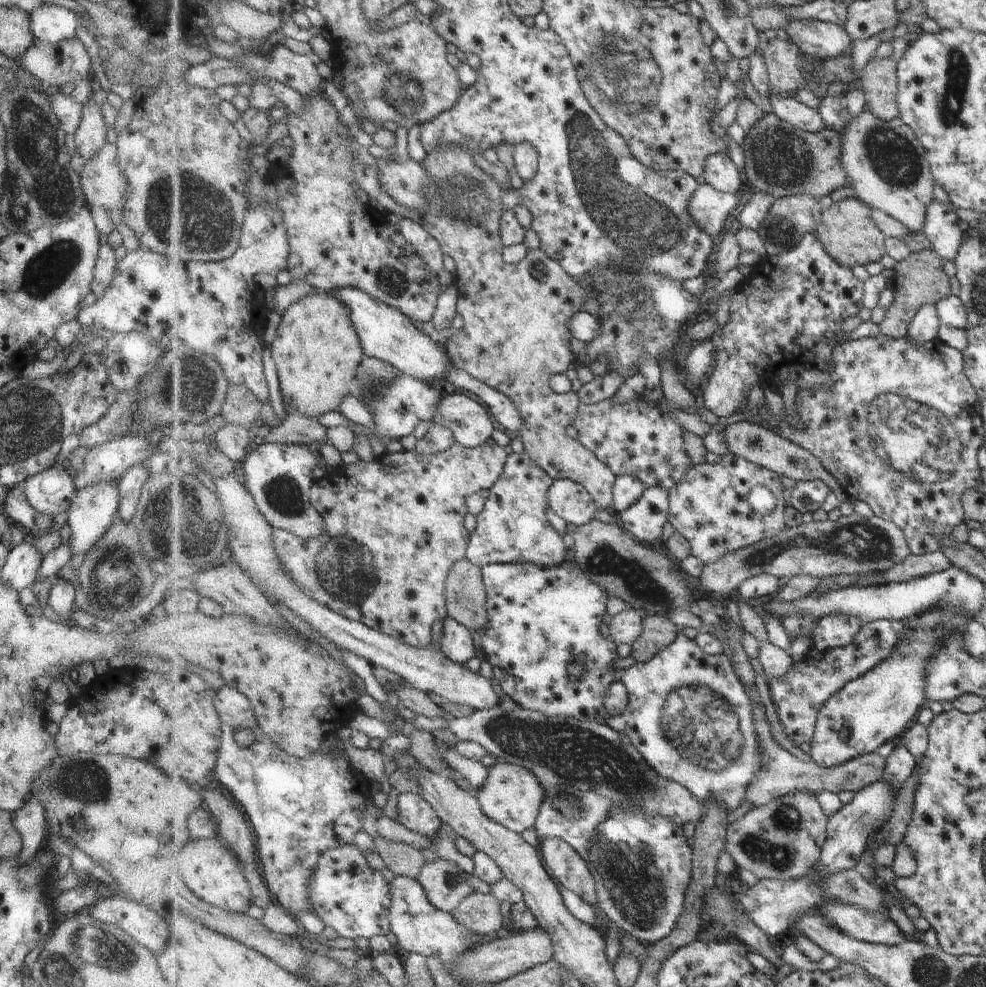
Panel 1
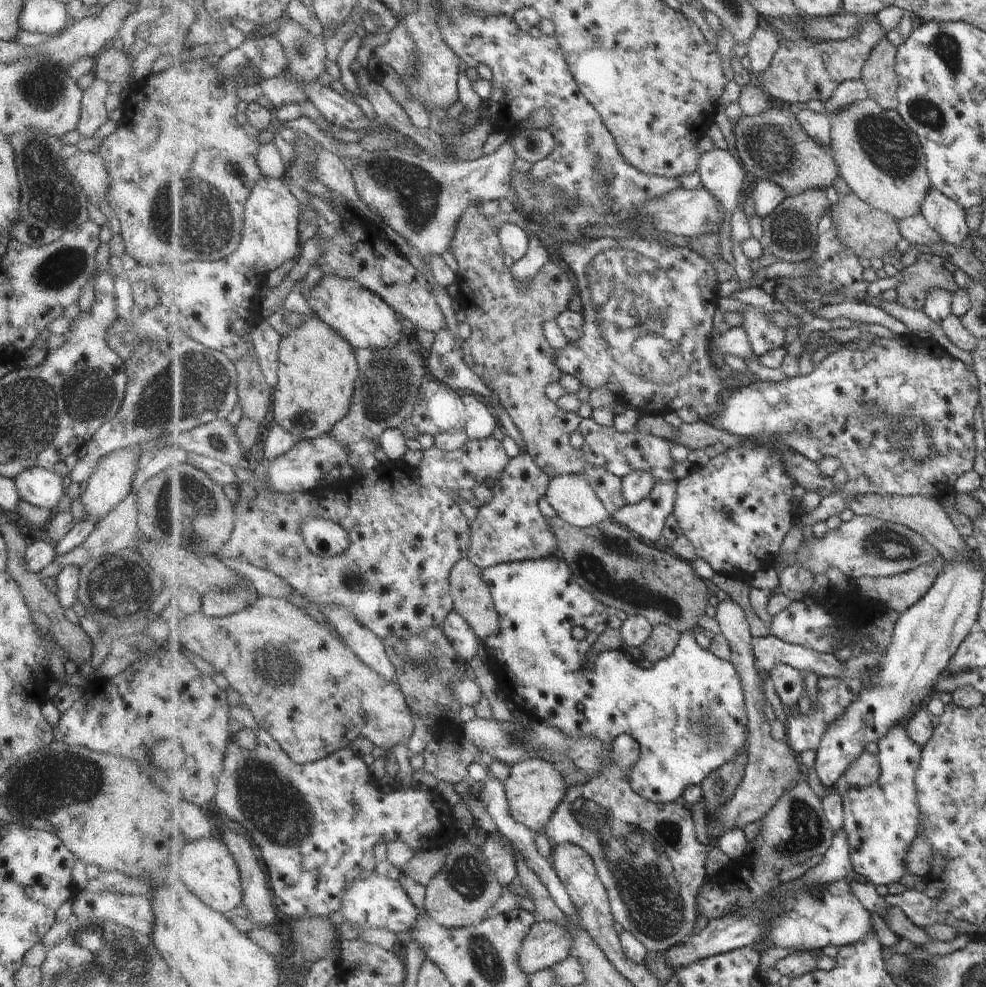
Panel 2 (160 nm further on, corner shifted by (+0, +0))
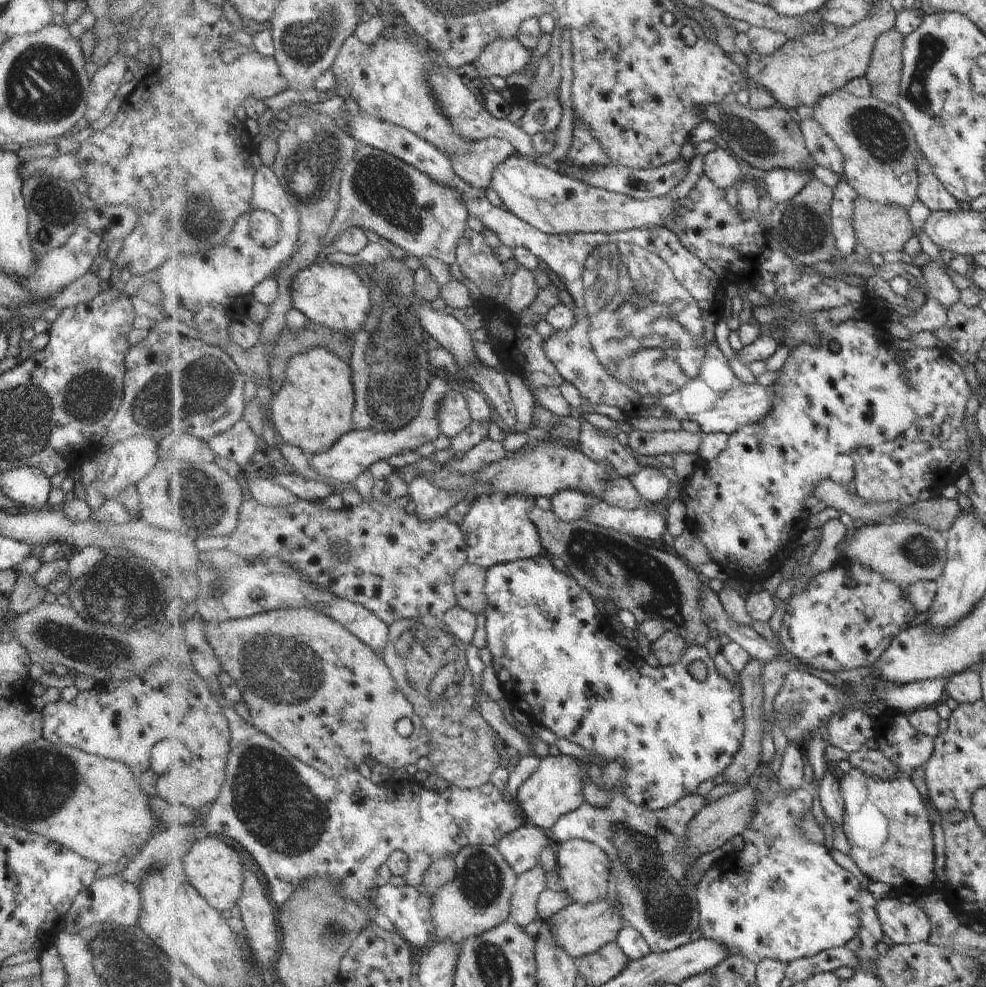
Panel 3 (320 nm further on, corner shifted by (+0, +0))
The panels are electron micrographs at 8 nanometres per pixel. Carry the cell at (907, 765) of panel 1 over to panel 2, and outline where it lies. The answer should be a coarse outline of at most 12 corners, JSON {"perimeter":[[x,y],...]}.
{"perimeter":[[905,724],[878,742],[882,773],[850,787],[853,868],[901,882],[921,832],[922,747]]}

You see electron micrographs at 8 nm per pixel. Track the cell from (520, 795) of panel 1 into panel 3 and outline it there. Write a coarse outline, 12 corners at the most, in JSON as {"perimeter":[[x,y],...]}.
{"perimeter":[[540,759],[515,796],[549,833],[586,803],[588,759]]}

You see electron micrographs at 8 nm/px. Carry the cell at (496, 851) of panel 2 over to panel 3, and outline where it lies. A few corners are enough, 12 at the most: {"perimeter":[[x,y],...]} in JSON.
{"perimeter":[[525,824],[497,848],[522,875],[539,866],[543,850],[555,847],[548,832]]}

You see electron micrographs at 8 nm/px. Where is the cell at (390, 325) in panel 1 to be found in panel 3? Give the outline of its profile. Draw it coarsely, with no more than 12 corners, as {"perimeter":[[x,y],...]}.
{"perimeter":[[313,263],[292,280],[295,309],[355,333],[372,292],[355,267]]}

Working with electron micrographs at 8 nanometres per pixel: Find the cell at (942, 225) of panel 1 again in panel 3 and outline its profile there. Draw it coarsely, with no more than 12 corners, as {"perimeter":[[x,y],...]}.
{"perimeter":[[925,155],[916,160],[918,199],[932,211],[959,211]]}

